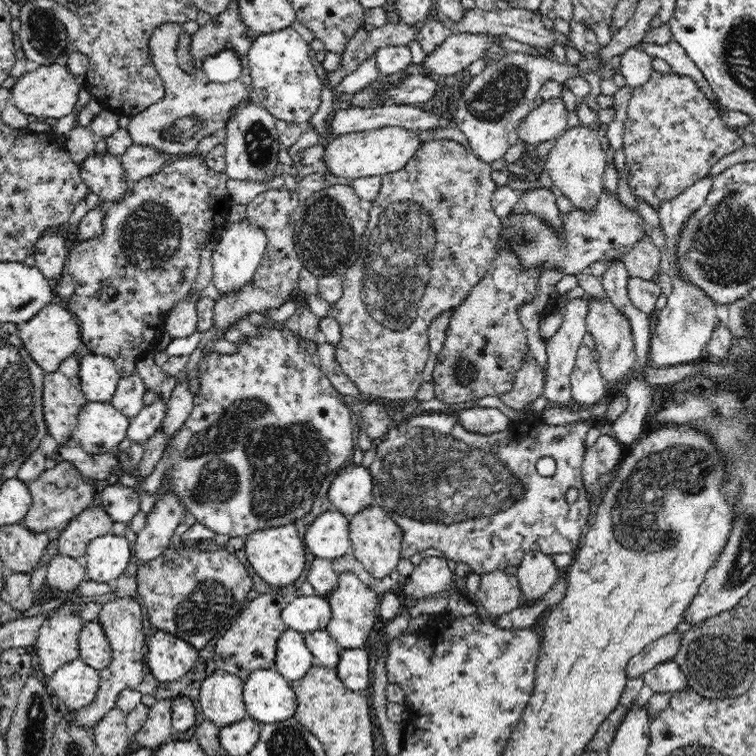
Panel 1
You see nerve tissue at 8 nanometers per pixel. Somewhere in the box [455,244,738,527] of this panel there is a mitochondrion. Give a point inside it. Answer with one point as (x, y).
(711, 413)

